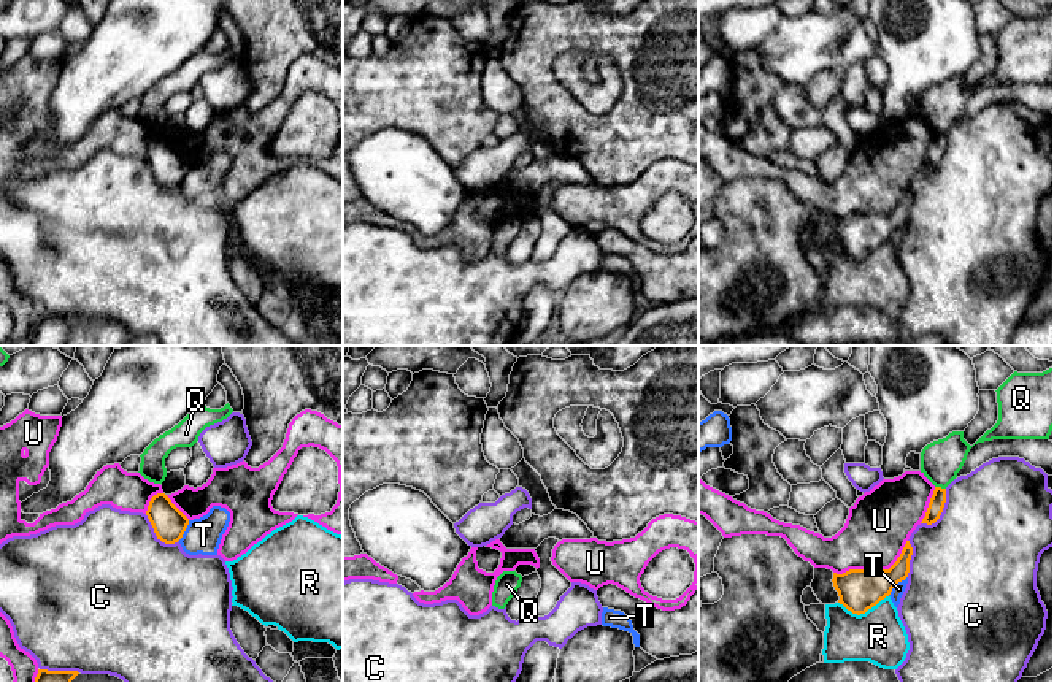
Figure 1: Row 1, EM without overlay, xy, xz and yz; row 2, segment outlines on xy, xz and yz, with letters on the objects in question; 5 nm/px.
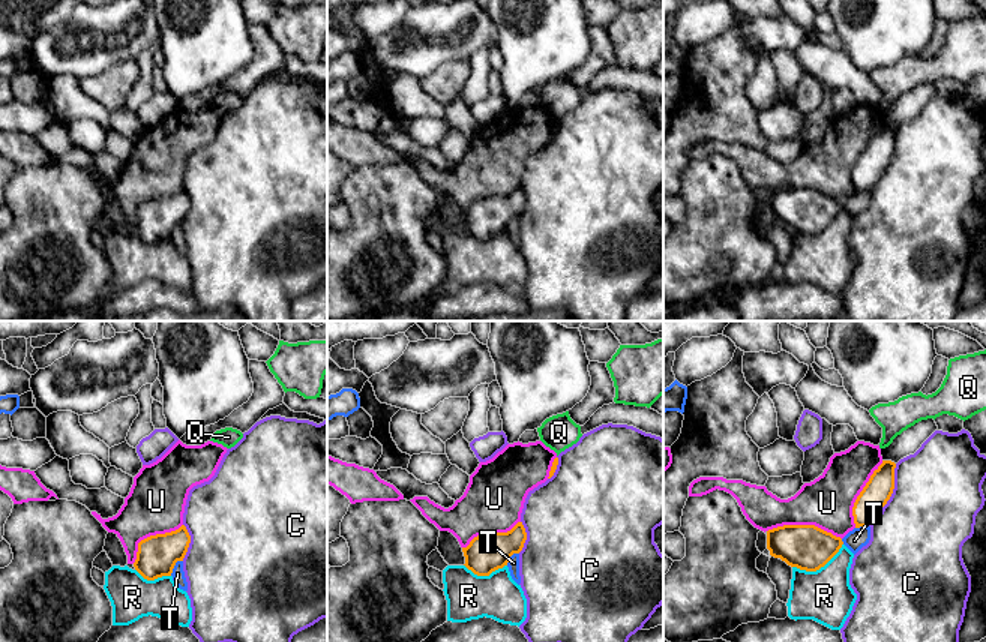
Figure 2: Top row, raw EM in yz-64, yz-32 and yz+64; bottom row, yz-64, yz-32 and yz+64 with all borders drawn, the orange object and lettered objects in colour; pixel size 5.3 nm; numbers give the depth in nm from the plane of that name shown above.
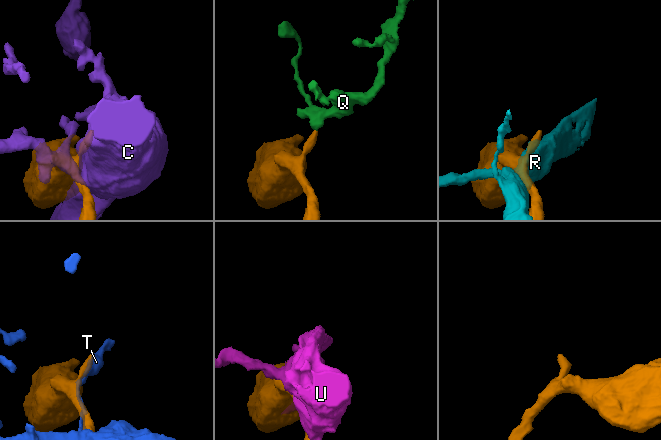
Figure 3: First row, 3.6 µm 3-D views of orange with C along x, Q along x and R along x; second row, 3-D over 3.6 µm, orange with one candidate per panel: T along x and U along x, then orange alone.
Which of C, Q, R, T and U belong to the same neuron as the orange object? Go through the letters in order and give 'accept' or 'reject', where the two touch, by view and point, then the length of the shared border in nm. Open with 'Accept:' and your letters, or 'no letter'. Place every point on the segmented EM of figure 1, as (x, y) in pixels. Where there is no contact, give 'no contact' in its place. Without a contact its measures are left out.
Accept: no letter
C: reject; contact yz (942, 511); length 220 nm
Q: reject; contact yz (940, 487); length 60 nm
R: reject; contact yz (862, 613); length 260 nm
T: reject; contact yz (896, 584); length 140 nm
U: reject; contact yz (875, 570); length 420 nm

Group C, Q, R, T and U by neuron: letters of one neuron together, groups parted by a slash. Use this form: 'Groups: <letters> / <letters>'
Groups: C / Q / R / T / U

